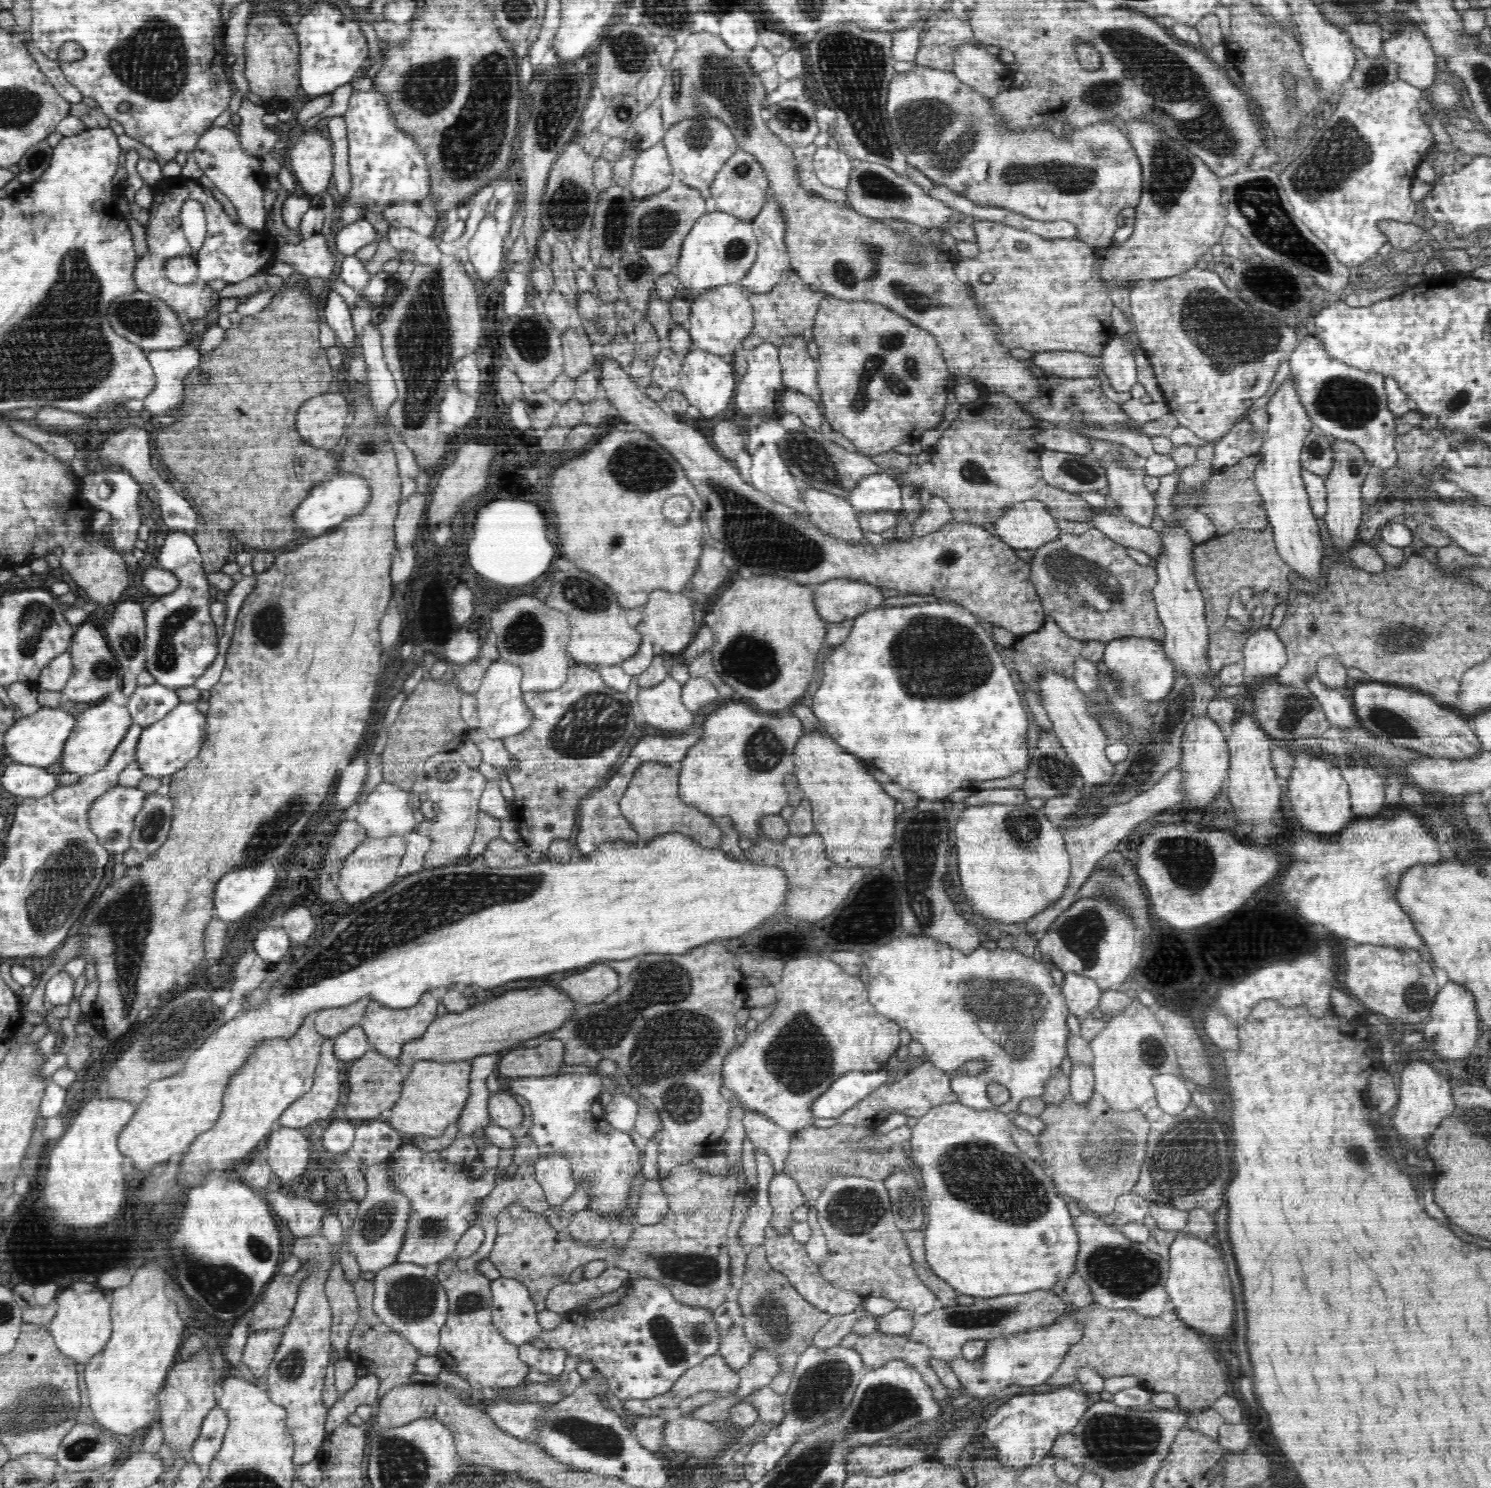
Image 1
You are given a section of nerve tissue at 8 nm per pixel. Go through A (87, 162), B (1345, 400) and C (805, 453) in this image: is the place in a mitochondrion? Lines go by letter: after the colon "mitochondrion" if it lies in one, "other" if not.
A: other
B: mitochondrion
C: mitochondrion

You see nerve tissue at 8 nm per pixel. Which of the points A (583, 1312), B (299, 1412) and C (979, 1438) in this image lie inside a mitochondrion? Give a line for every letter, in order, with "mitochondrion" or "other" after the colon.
A: other
B: other
C: other

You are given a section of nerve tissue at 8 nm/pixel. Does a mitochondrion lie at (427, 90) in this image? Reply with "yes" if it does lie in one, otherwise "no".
yes

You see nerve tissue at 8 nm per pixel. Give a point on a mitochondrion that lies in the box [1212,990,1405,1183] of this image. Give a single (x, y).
(1357, 1158)

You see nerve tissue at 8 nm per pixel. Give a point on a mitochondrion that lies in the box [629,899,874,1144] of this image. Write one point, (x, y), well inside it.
(800, 1058)

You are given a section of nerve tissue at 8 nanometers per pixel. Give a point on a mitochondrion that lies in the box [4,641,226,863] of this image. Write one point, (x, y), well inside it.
(152, 826)

